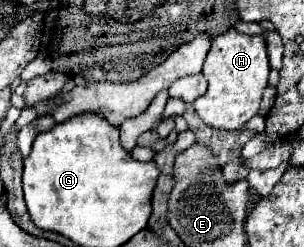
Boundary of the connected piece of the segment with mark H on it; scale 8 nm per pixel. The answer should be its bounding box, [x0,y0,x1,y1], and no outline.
[193,30,269,130]

